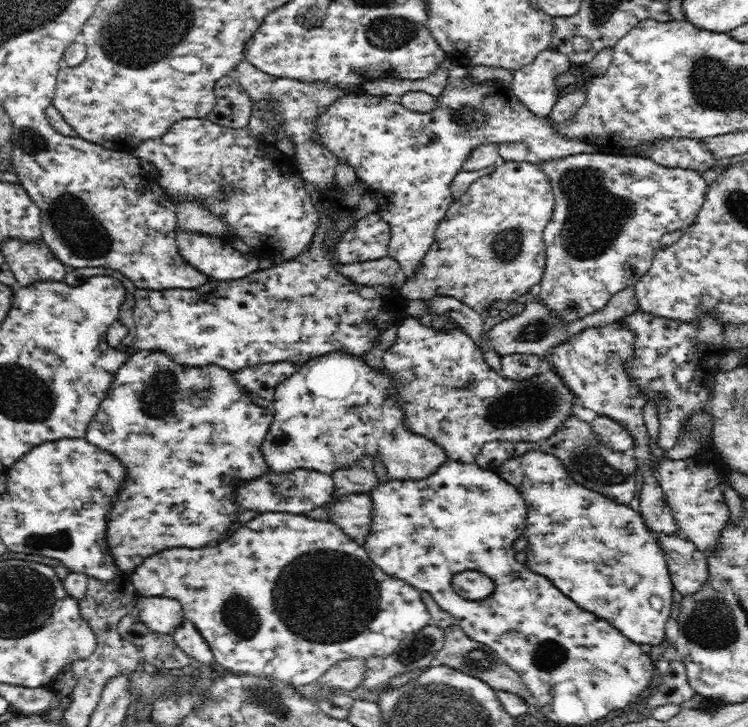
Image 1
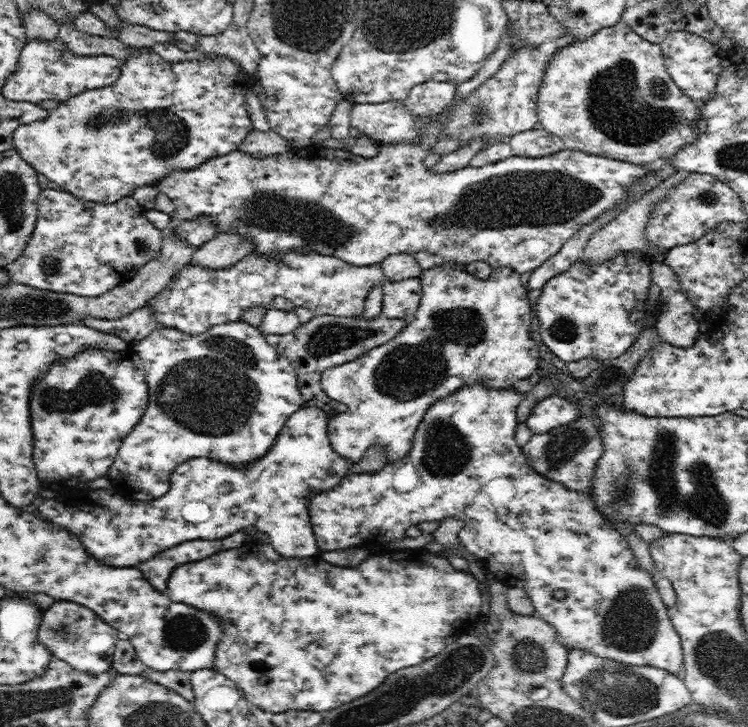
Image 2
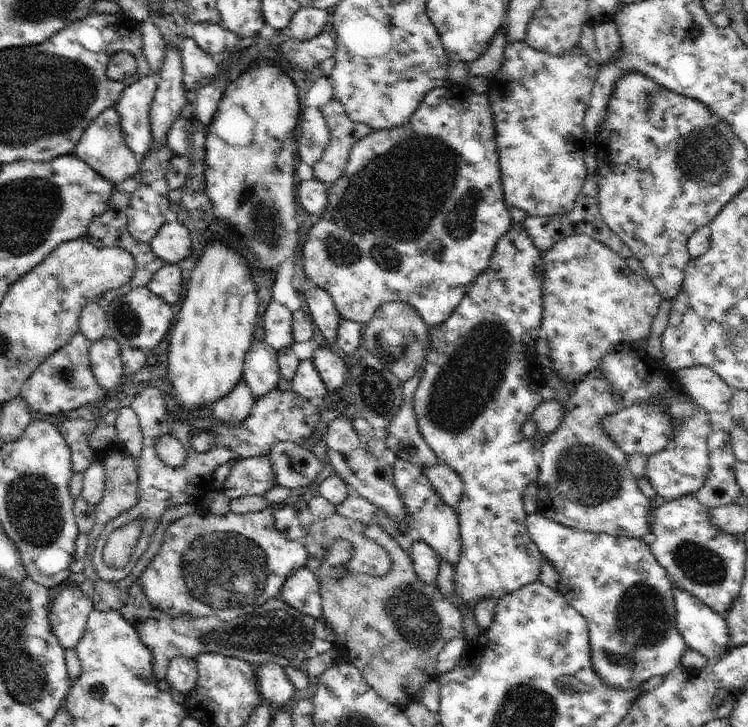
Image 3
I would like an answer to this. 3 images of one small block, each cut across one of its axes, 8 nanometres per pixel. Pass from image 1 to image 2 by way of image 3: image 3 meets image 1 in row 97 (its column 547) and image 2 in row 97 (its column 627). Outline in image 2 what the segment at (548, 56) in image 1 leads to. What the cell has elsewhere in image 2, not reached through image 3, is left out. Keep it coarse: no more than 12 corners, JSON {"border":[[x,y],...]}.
{"border":[[622,18],[554,52],[539,127],[638,166],[701,132]]}

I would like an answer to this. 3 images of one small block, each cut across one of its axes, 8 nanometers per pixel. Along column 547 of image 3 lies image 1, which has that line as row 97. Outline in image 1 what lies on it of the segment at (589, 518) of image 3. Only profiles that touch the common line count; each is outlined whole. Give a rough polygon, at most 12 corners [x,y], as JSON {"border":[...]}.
{"border":[[449,79],[425,114],[344,96],[317,140],[354,167],[407,277],[484,143],[540,161],[598,149],[512,84]]}

